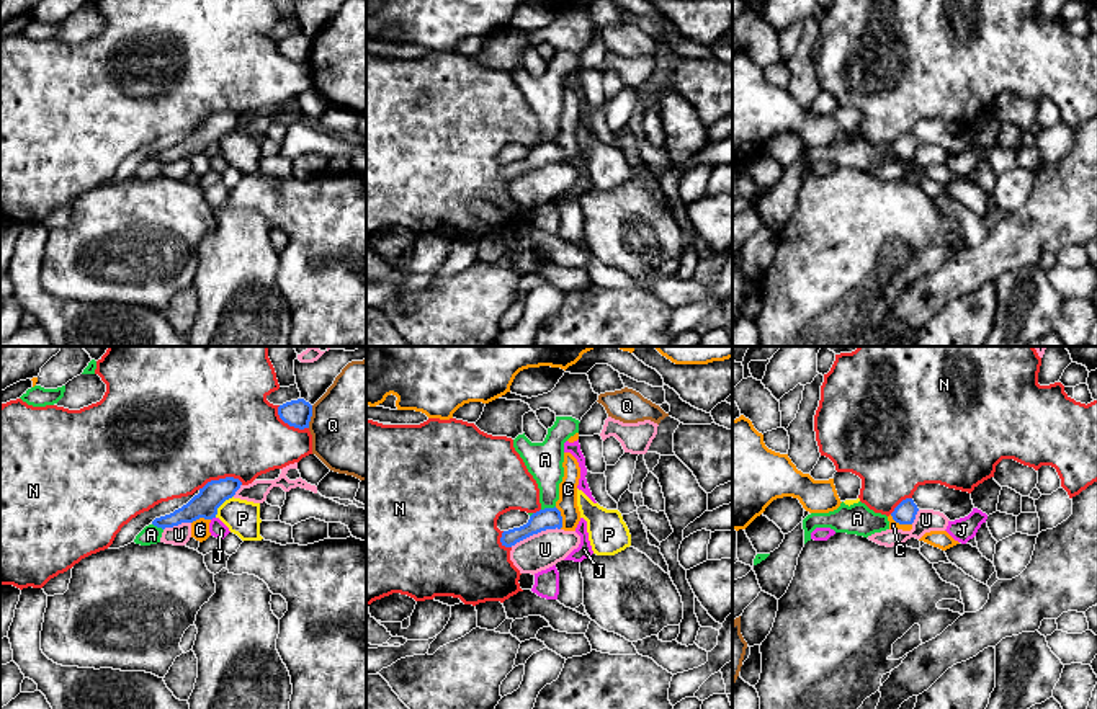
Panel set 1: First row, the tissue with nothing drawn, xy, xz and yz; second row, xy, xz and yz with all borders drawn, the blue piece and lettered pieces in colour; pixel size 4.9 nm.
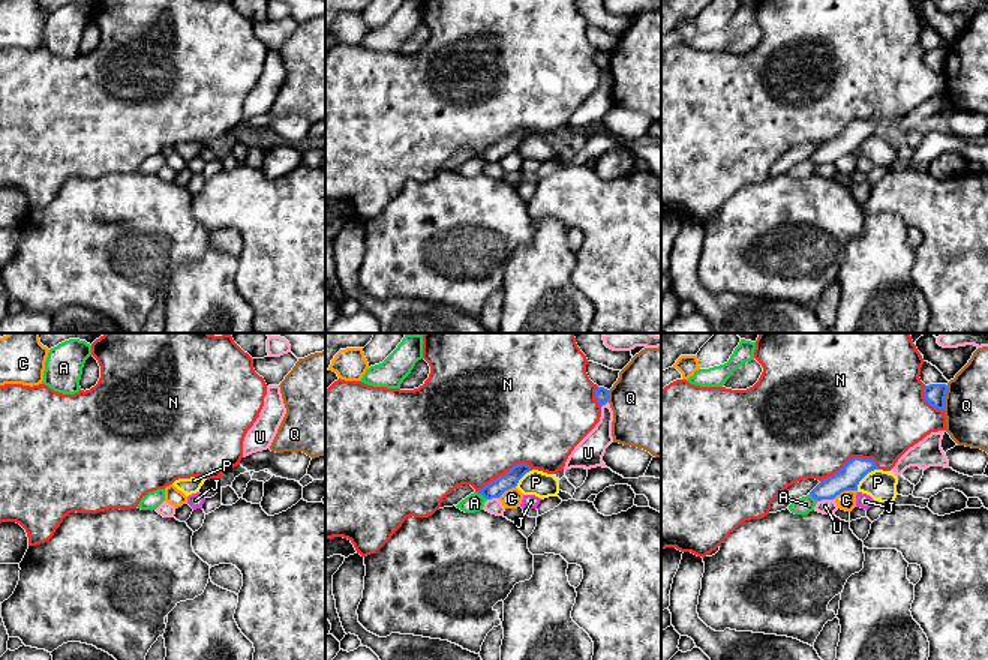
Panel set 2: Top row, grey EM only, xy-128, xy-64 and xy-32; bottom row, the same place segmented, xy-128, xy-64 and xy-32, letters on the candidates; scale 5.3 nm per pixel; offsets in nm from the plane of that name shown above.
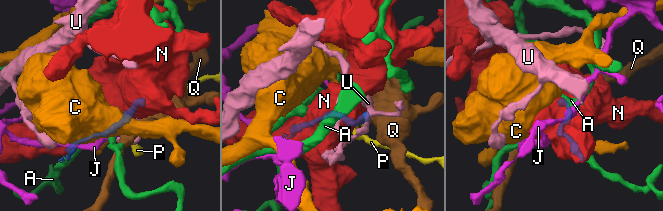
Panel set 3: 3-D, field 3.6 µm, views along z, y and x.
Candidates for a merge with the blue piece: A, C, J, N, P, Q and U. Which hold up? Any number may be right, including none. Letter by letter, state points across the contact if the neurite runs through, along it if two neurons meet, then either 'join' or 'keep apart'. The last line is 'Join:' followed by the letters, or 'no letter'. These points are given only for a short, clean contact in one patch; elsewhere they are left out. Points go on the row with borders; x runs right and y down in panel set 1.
A: keep apart
C: join
J: along xy (214, 517), (211, 520) | keep apart
N: keep apart
P: along xy (232, 495), (218, 508), (214, 517) | keep apart
Q: along xy (313, 405), (308, 427) | keep apart
U: keep apart
Join: C

